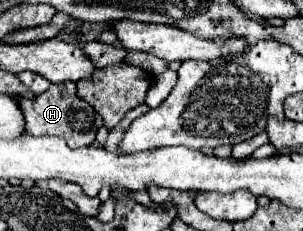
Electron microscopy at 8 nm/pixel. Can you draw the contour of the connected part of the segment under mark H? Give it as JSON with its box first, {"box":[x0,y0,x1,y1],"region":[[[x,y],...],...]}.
{"box":[16,83,96,147],"region":[[[60,83],[50,85],[48,91],[42,95],[36,95],[34,99],[16,97],[24,119],[26,119],[26,133],[30,135],[58,135],[66,139],[68,147],[88,147],[94,143],[96,137],[96,111],[92,105],[76,97],[76,85],[74,83]]]}

